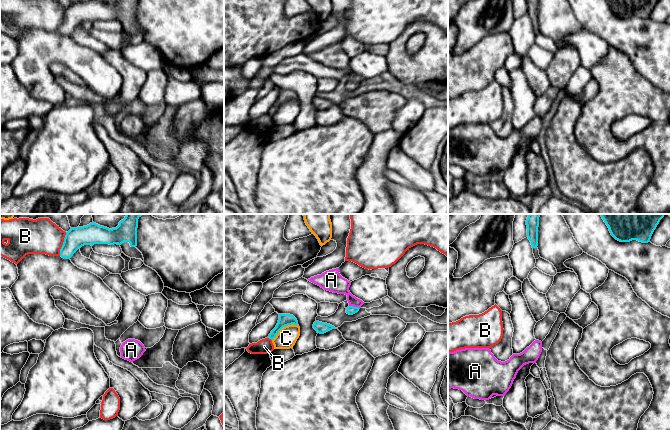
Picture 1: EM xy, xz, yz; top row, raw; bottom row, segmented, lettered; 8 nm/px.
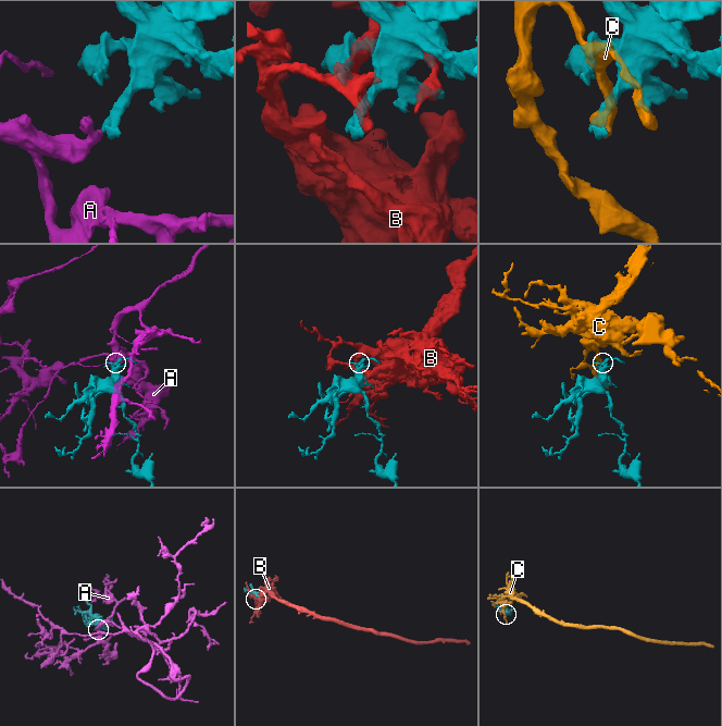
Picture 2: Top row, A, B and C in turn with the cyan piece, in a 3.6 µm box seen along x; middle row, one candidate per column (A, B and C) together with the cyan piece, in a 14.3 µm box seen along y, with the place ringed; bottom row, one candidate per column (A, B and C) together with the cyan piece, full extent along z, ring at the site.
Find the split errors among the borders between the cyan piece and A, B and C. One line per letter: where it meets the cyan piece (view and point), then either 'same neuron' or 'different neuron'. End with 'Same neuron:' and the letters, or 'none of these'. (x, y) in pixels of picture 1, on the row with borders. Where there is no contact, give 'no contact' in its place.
A: meets cyan in xz at (353, 306); same neuron
B: meets cyan in xy at (63, 244); different neuron
C: meets cyan in xz at (283, 326); different neuron
Same neuron: A

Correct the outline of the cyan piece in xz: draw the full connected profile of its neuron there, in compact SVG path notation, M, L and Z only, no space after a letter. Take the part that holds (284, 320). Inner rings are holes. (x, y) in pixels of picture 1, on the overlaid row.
M279 314L279 320L278 323L276 325L276 327L271 331L271 333L269 334L268 338L273 340L276 335L278 334L278 332L285 326L288 325L298 325L298 321L297 319L290 314Z

